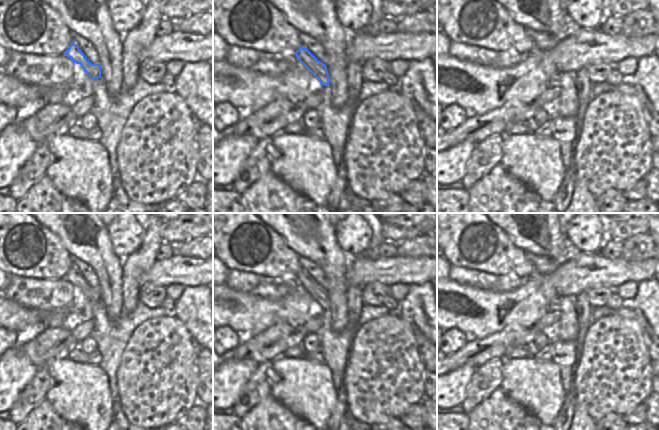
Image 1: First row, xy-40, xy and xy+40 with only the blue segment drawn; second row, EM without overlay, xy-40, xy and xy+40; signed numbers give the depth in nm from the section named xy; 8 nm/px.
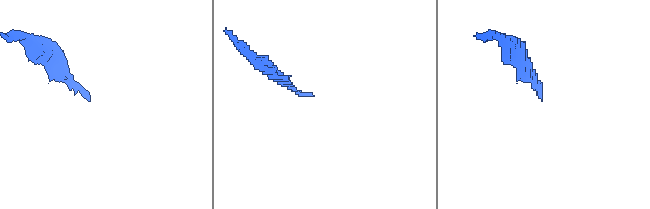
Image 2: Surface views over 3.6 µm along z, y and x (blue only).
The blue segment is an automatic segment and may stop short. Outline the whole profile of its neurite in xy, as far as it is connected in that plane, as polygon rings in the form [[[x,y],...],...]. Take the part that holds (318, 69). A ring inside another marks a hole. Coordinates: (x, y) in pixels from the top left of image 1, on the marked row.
[[[302,46],[295,52],[298,60],[324,86],[329,86],[329,73],[324,63],[320,62],[307,48]]]

